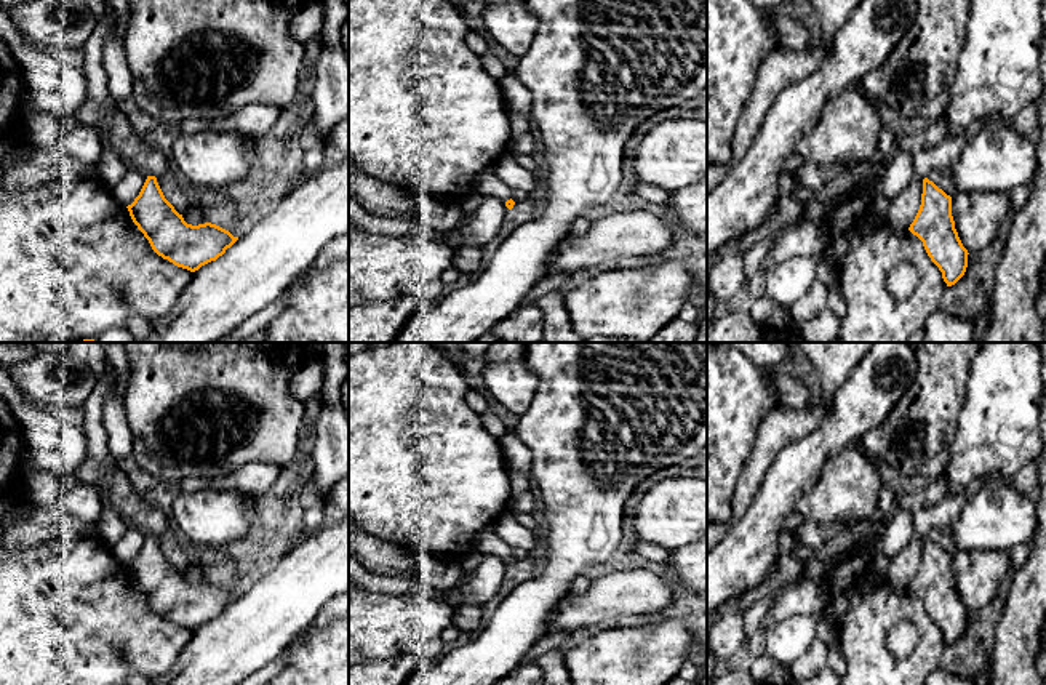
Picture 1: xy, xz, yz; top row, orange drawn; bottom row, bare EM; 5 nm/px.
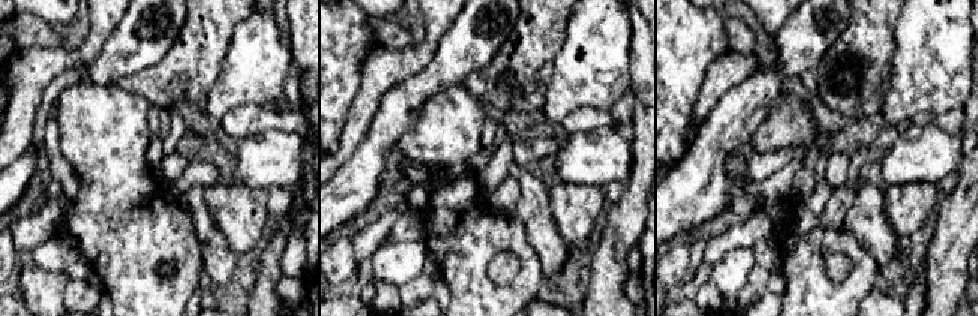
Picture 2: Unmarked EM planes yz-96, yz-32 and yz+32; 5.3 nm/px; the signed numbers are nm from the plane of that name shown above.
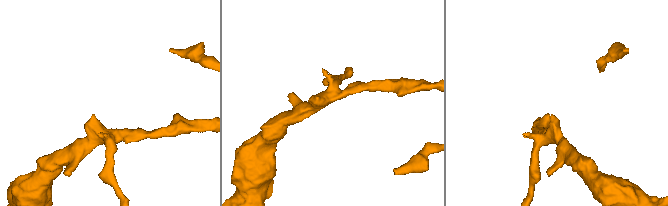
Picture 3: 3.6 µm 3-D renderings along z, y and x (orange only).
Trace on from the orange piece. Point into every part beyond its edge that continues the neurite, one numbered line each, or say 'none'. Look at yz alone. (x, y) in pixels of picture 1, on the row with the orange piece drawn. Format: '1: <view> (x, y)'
none

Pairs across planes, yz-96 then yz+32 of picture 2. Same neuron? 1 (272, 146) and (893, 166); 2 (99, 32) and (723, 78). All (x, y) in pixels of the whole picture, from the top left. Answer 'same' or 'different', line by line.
1: same
2: same

